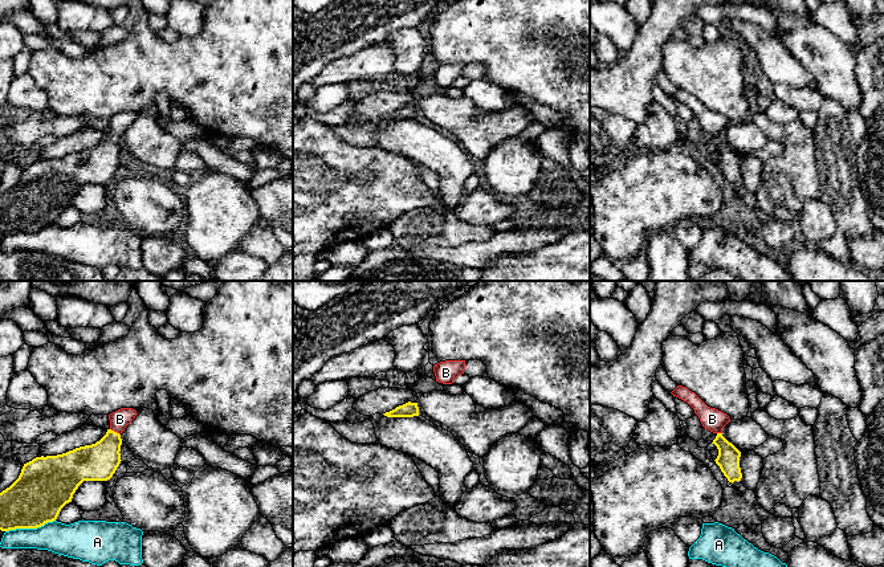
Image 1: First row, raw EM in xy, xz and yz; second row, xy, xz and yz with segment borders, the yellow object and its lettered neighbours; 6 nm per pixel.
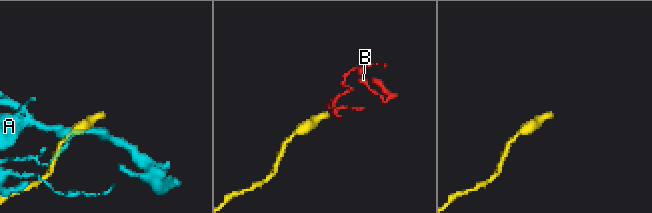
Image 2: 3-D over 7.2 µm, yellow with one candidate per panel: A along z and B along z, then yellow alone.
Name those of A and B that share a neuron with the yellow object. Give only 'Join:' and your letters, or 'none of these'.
Join: B

